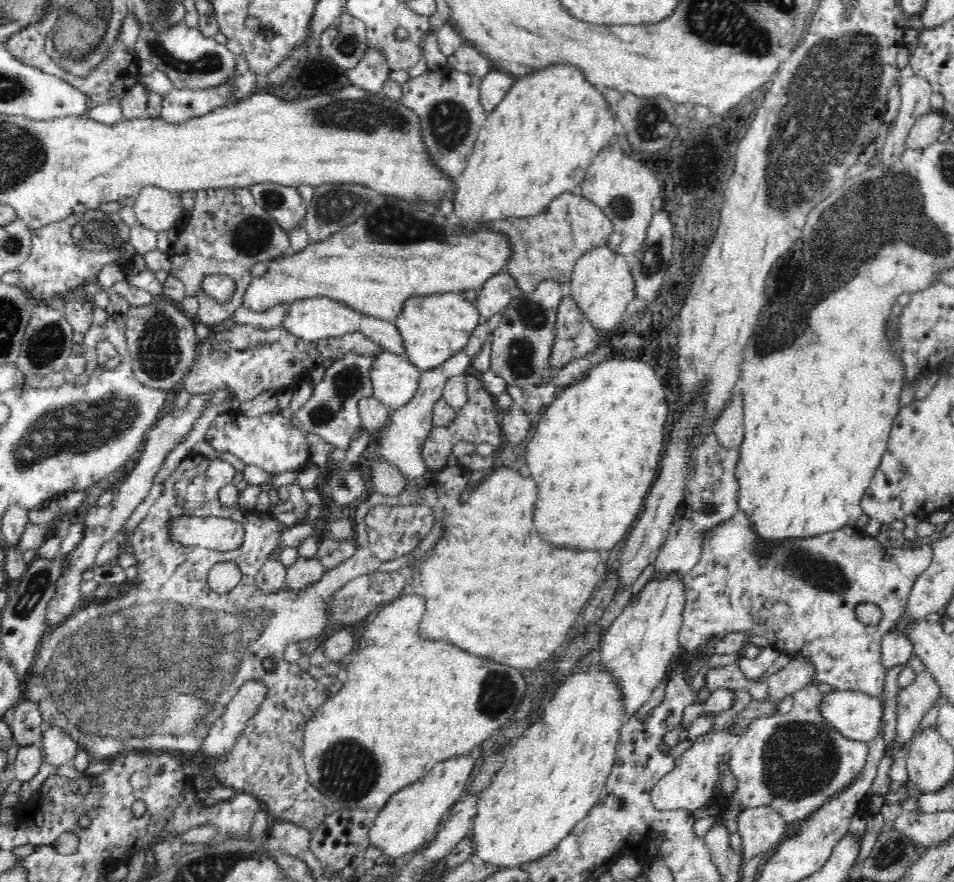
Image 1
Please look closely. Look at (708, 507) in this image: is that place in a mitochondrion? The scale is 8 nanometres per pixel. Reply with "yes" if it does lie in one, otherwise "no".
yes

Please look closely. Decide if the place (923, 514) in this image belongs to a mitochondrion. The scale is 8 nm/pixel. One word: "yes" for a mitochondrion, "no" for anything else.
no

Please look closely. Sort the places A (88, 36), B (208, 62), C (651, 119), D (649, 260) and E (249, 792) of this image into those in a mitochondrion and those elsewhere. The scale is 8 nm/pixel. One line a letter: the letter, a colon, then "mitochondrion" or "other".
A: mitochondrion
B: mitochondrion
C: mitochondrion
D: mitochondrion
E: other

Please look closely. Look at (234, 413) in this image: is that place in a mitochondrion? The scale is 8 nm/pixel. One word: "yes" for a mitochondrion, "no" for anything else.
no

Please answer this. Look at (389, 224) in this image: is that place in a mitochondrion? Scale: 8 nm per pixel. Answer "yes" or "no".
yes

